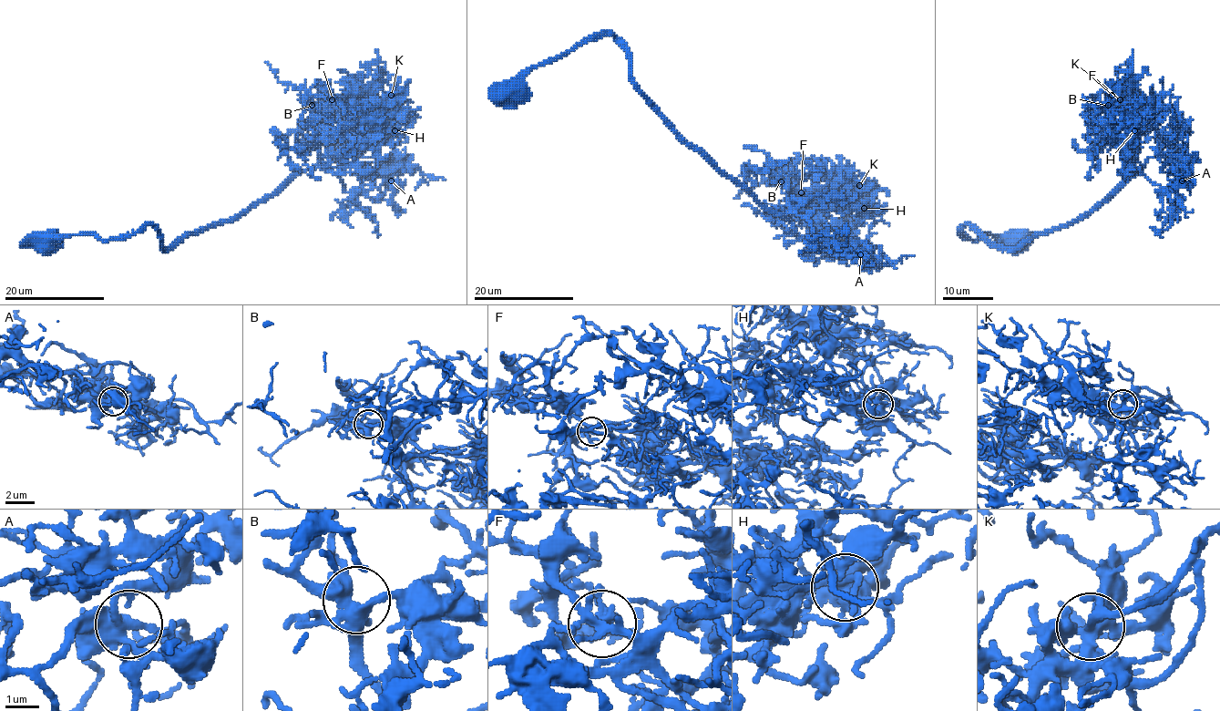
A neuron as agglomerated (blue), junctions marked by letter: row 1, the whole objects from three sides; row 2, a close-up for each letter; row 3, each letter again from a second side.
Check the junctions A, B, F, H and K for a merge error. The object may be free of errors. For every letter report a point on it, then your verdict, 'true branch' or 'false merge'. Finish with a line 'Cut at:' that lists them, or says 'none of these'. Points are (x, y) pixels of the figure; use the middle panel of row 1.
A: place (860, 254); true branch
B: place (781, 181); true branch
F: place (801, 192); true branch
H: place (864, 208); true branch
K: place (859, 185); true branch
Cut at: none of these

